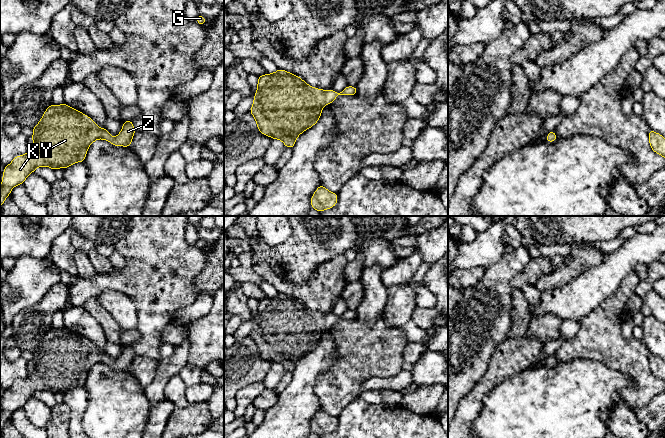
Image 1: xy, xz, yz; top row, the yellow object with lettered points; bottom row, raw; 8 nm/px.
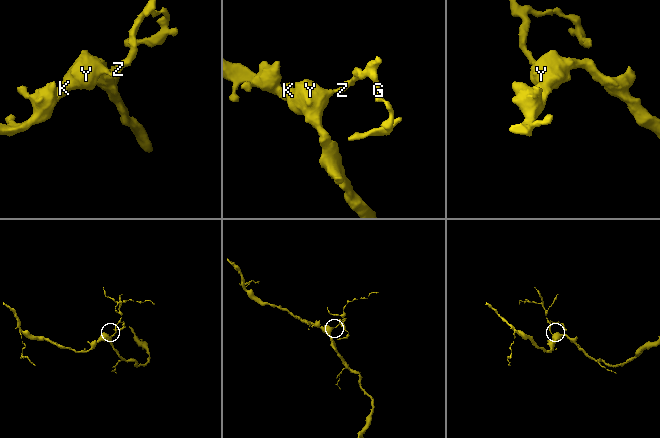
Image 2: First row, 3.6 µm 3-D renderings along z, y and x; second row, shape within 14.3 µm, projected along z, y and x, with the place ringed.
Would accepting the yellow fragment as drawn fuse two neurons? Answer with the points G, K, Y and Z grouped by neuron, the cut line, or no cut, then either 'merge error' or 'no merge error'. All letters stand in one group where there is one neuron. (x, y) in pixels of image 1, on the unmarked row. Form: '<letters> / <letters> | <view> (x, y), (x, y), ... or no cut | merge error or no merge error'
G K Y Z | no cut | no merge error

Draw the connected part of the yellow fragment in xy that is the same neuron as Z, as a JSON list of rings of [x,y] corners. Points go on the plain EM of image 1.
[[[66,327],[50,329],[33,352],[33,373],[25,379],[16,380],[4,392],[0,432],[11,413],[23,408],[36,392],[65,393],[74,387],[84,386],[89,370],[97,363],[109,365],[114,370],[130,371],[135,357],[132,344],[123,346],[120,357],[112,361],[89,340]]]

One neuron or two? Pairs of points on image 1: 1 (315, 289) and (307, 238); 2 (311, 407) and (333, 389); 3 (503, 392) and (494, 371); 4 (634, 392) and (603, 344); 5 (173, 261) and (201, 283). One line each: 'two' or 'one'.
1: two
2: two
3: two
4: one
5: two

